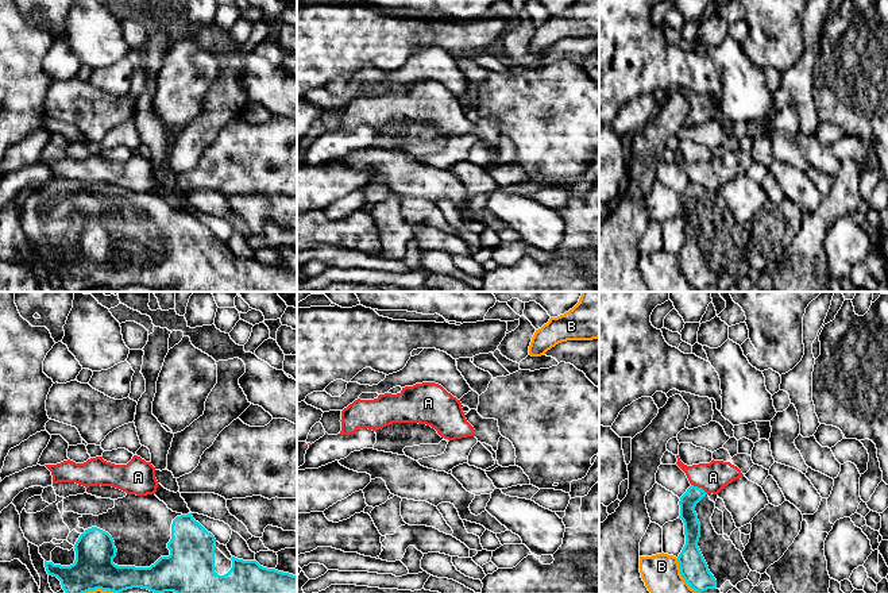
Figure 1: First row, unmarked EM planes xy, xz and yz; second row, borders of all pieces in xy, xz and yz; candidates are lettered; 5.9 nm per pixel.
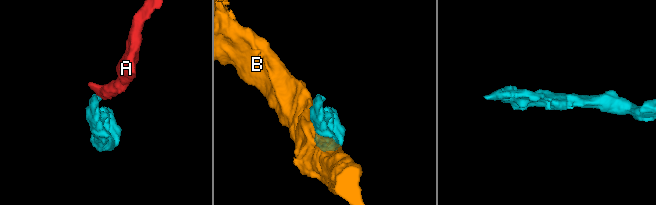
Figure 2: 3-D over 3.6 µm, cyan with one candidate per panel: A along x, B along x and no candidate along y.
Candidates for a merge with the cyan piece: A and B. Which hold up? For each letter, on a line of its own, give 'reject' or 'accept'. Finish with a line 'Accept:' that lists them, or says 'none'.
A: reject
B: reject
Accept: none

